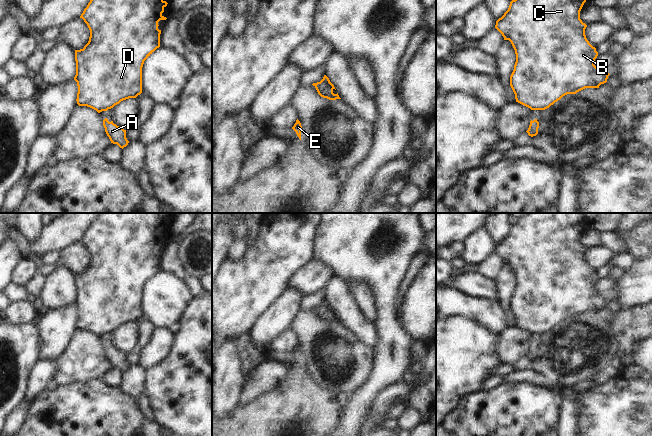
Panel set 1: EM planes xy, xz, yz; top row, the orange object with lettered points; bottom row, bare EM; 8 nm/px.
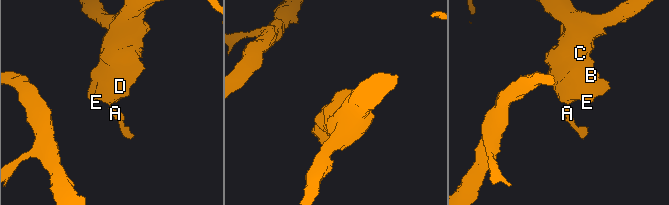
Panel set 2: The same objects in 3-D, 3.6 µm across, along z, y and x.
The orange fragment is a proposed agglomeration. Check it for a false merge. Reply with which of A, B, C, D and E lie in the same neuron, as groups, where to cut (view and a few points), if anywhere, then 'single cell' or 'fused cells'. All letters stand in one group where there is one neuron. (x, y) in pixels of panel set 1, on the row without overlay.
A / B C D E | xy (106, 333), (103, 334) | fused cells

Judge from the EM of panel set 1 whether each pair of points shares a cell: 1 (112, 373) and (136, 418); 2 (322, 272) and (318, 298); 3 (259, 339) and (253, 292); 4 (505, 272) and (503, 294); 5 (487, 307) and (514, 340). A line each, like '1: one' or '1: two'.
1: two
2: two
3: two
4: one
5: two

